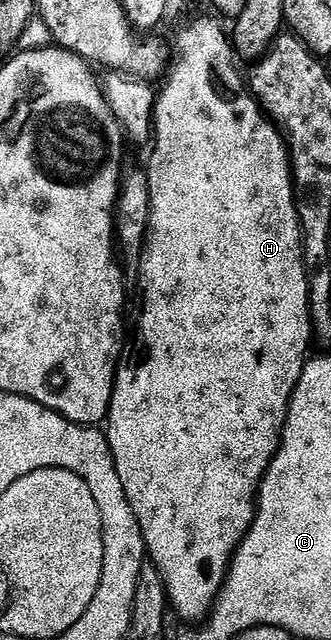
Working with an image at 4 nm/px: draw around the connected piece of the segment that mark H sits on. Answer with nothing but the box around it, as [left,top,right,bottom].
[107,17,314,623]

